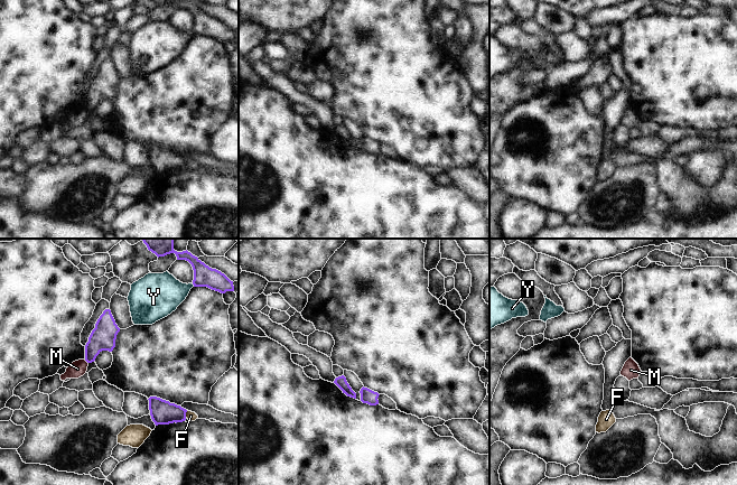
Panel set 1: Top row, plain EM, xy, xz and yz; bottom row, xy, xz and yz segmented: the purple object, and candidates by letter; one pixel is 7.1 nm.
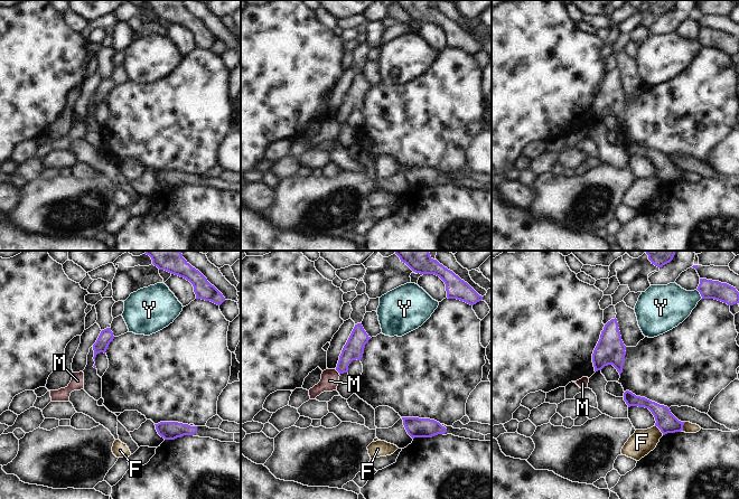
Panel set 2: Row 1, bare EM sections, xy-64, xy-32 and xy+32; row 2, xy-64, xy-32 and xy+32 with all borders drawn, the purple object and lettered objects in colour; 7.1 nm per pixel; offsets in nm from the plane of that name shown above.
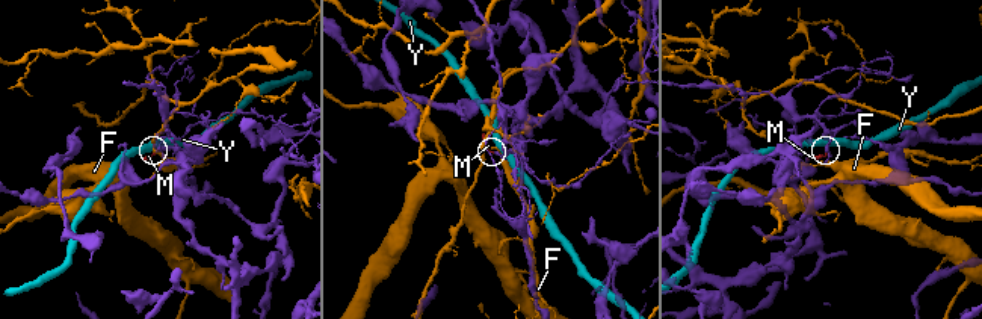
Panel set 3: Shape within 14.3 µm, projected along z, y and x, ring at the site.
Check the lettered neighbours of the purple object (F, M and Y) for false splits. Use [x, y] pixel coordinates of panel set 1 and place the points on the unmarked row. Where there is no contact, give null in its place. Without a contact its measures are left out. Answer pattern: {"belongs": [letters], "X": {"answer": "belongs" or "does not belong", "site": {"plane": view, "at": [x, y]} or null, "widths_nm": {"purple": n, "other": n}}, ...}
{"belongs": [], "F": {"answer": "does not belong", "site": {"plane": "xy", "at": [185, 162]}, "widths_nm": {"purple": 180, "other": 70}}, "M": {"answer": "does not belong", "site": {"plane": "xy", "at": [86, 110]}, "widths_nm": {"purple": 180, "other": 120}}, "Y": {"answer": "does not belong", "site": {"plane": "xy", "at": [193, 33]}, "widths_nm": {"purple": 150, "other": 300}}}

